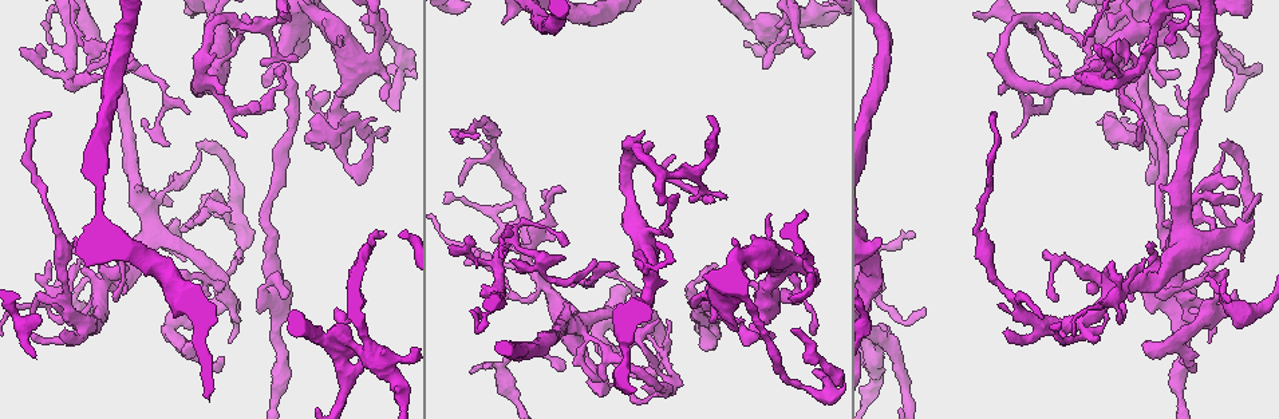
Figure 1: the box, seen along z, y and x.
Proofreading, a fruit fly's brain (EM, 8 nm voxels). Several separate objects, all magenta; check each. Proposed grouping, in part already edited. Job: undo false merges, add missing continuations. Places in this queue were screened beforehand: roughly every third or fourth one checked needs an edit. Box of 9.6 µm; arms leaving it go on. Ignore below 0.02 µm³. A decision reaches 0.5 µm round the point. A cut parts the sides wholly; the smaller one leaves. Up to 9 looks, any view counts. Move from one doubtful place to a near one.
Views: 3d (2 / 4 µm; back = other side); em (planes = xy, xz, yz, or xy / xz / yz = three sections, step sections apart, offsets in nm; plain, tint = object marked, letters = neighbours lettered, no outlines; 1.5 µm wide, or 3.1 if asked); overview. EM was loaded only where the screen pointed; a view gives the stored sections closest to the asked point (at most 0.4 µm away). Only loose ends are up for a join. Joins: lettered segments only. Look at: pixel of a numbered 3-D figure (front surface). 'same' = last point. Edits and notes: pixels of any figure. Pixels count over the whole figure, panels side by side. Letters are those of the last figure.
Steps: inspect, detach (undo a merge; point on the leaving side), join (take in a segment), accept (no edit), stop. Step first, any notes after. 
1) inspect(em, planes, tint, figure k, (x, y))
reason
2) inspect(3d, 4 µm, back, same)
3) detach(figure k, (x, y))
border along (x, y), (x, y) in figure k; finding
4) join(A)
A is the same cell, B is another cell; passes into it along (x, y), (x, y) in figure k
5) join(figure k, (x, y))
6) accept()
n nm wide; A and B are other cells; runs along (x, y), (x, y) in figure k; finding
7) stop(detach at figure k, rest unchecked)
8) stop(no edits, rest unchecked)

inspect(em, planes, tint, figure 1, (651, 320))
looks like a crossing

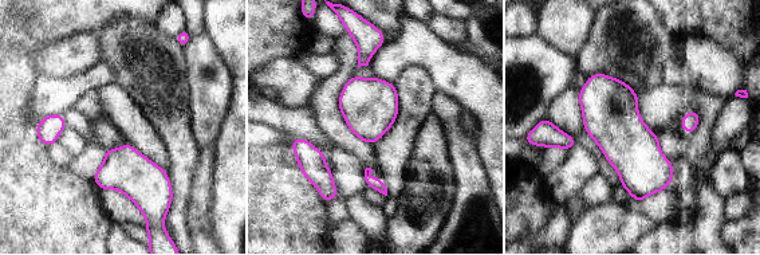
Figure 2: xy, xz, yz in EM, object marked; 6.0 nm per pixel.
inspect(em, planes, letters, same)

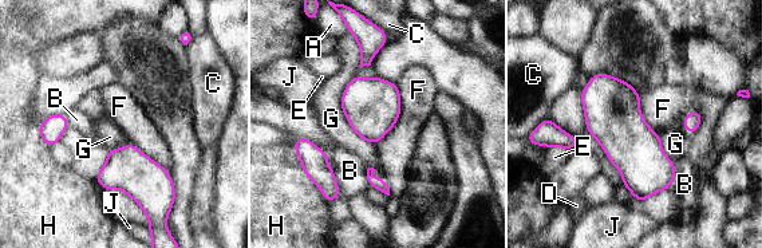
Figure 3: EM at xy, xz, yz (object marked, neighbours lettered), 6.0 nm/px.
accept()
340 nm wide; A, B, C, D, E, F, G, H and J are other cells; border along (395, 82), (399, 117), (372, 144) in figure 3; continuous, no second cell

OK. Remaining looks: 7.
inspect(em, xy, step 8, letters, figure 1, (644, 389))

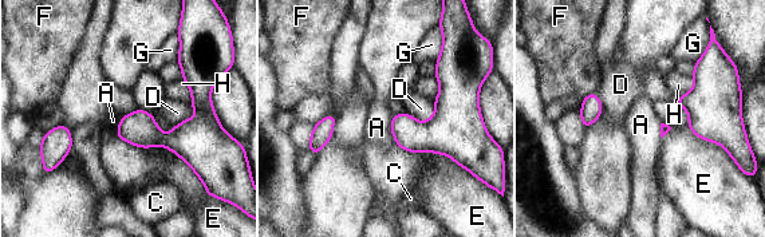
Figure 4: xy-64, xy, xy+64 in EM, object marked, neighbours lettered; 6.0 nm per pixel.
inspect(em, planes, letters, same)

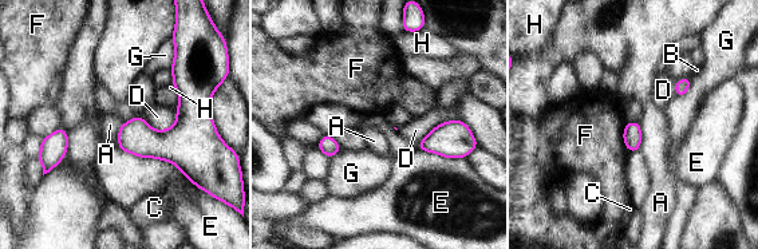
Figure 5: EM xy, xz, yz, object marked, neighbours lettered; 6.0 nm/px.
accept()
110 nm wide; A, B, C, D, E, F, G and H are other cells; border along (638, 122), (640, 127), (639, 150) in figure 5; no lettered segment goes on from it

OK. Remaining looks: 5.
inspect(3d, 4 µm, figure 1, (510, 249))
an open end

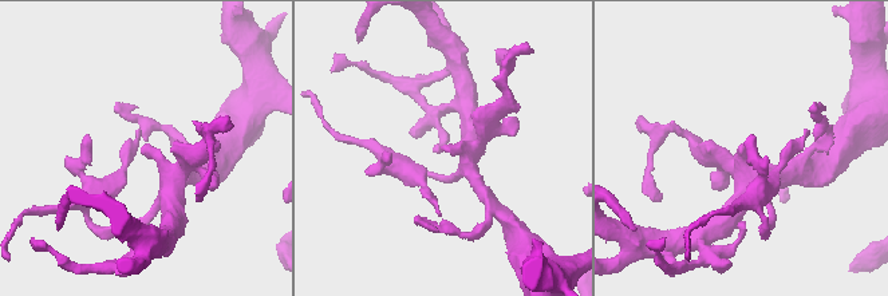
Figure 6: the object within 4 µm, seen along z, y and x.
inspect(em, planes, letters, figure 6, (141, 150))
need the tissue

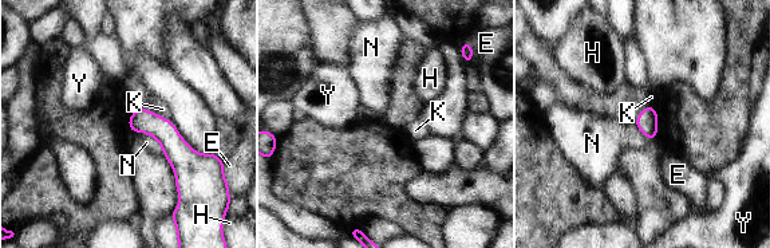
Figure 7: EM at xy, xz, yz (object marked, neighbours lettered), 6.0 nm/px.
accept()
E, H, K, N and Y are other cells; no lettered segment goes on from it

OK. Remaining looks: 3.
inspect(3d, 4 µm, figure 1, (786, 18))
two arms in line, one across

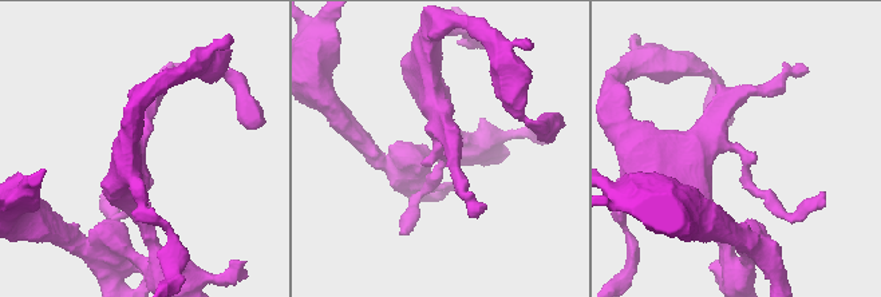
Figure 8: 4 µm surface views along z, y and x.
inspect(em, planes, plain, figure 8, (742, 154))
need the tissue

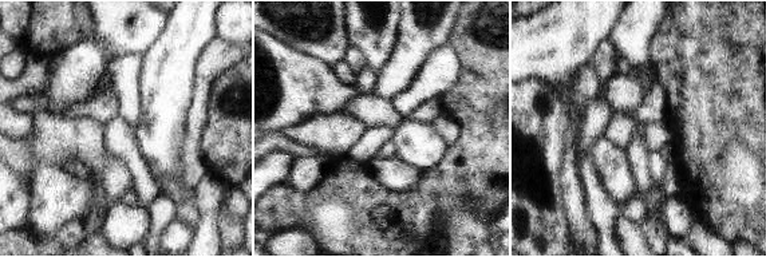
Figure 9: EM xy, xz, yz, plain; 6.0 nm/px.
inspect(em, planes, letters, same)
see the neighbours

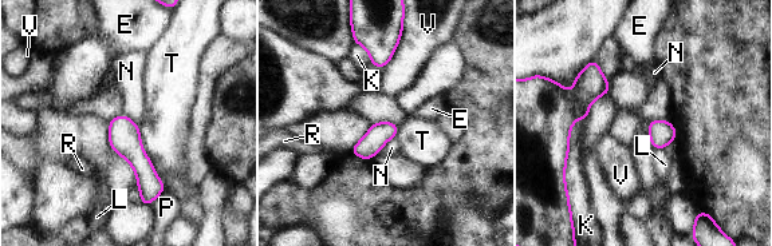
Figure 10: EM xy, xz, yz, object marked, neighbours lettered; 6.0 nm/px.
accept()
E, K, L, N, P, R, T and V are other cells; runs along (121, 118), (146, 175), (148, 201) in figure 10; continuous, no second cell

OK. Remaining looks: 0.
stop(no edits, rest unchecked)

